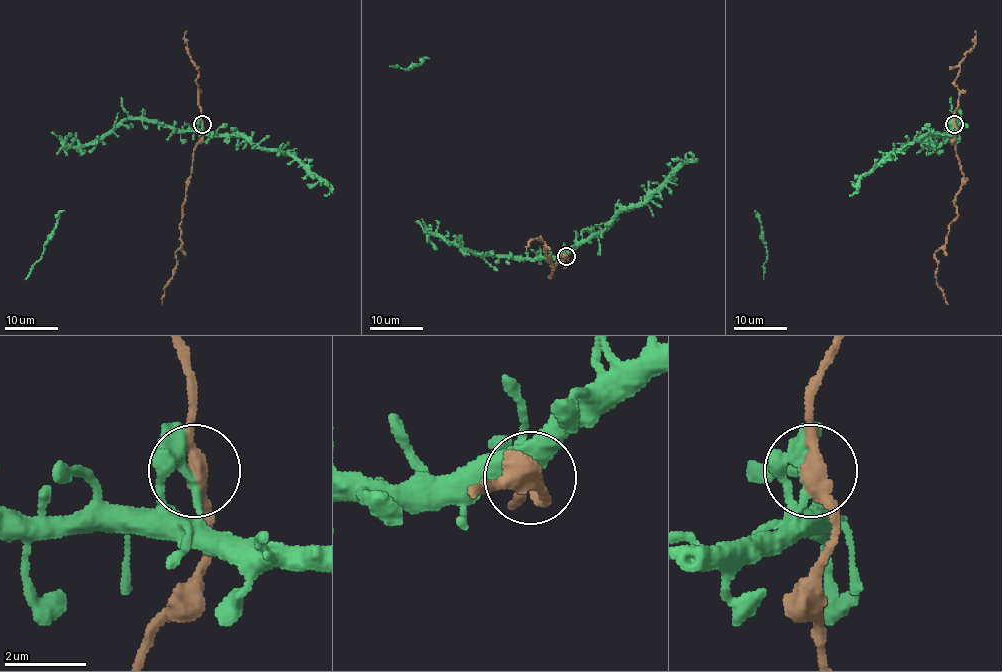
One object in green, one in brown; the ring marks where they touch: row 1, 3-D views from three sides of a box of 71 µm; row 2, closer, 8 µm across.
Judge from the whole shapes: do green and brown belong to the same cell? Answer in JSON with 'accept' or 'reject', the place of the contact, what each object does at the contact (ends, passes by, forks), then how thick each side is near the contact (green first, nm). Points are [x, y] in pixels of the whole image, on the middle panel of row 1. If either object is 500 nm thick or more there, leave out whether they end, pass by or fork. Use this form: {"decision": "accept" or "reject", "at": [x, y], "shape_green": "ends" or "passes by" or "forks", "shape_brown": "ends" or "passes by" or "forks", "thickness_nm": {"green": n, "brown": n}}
{"decision": "accept", "at": [566, 256], "shape_green": "forks", "shape_brown": "passes by", "thickness_nm": {"green": 280, "brown": 360}}

